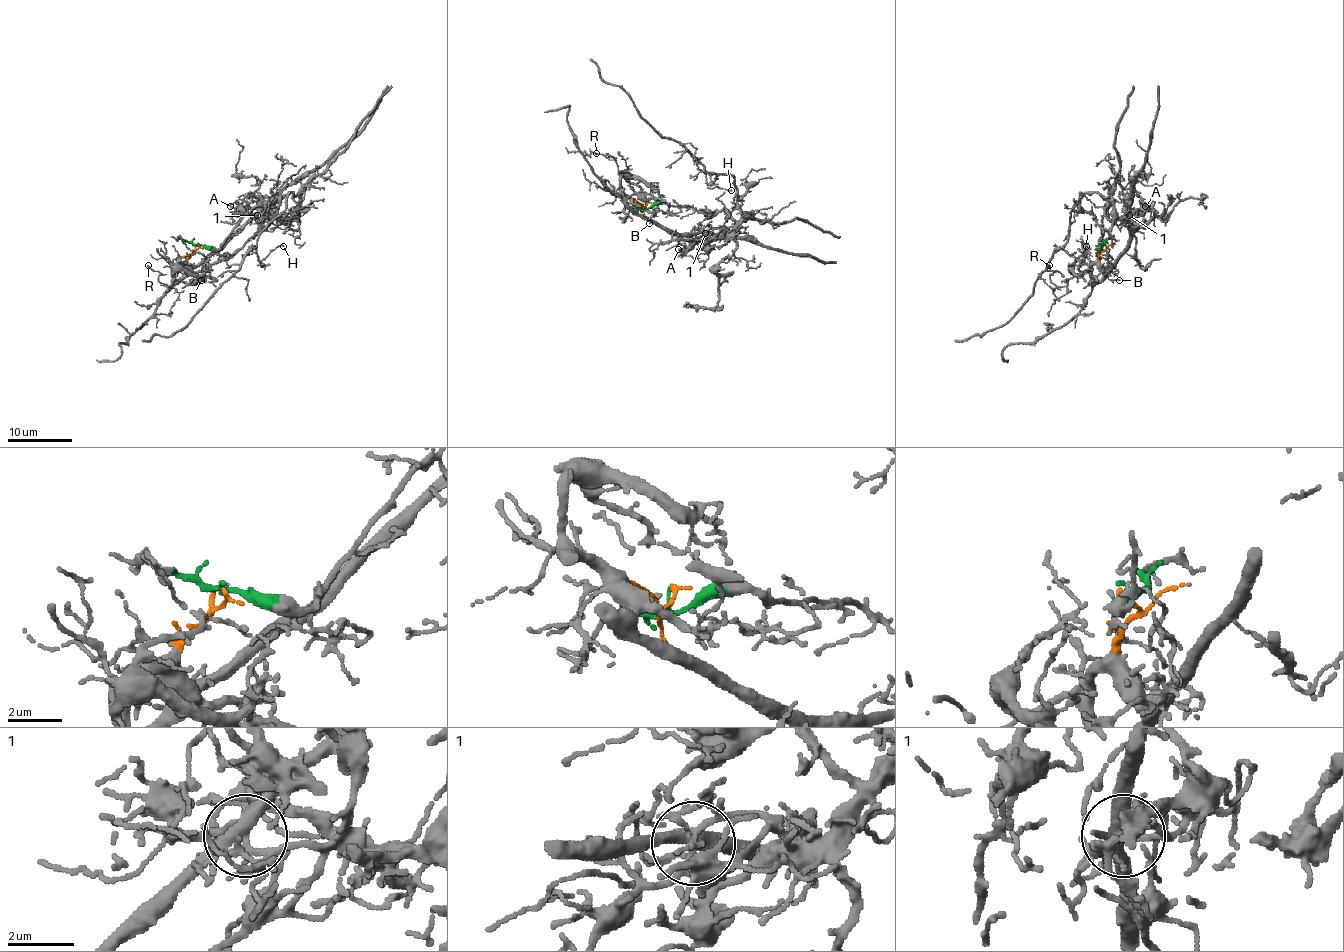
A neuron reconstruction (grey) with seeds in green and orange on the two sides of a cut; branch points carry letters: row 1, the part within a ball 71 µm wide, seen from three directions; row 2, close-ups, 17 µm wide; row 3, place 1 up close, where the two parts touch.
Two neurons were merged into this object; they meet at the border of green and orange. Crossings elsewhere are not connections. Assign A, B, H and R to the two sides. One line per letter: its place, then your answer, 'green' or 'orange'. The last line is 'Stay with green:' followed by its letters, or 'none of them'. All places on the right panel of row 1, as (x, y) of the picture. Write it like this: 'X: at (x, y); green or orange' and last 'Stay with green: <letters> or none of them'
A: at (1145, 206); green
B: at (1119, 280); orange
H: at (1086, 246); green
R: at (1049, 265); orange
Stay with green: A, H

